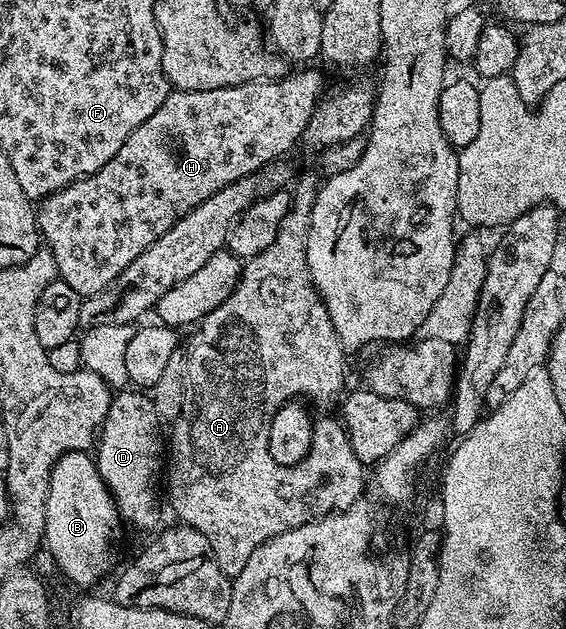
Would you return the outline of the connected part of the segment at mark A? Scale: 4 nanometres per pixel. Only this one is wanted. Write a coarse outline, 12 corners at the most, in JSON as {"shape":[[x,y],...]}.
{"shape":[[319,181],[192,330],[169,505],[231,579],[362,500],[345,356],[307,267]]}

